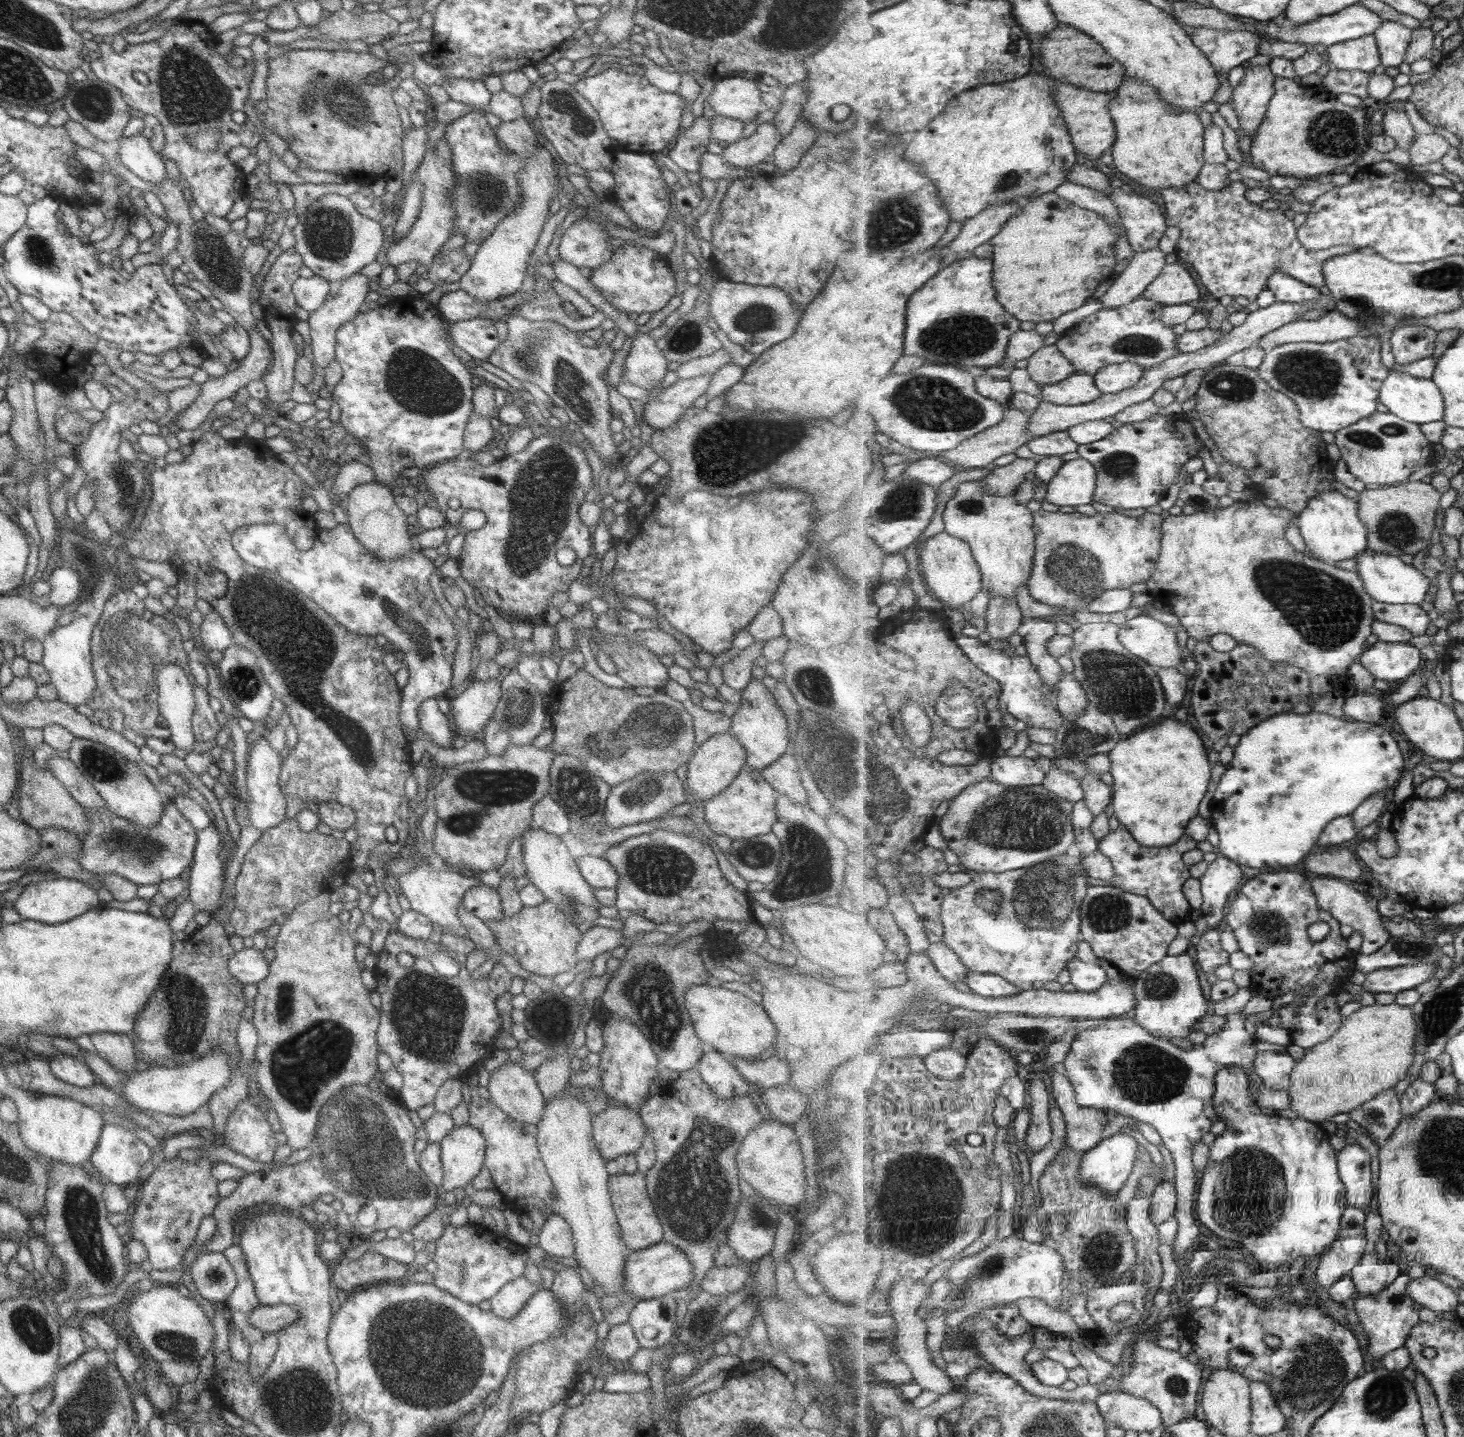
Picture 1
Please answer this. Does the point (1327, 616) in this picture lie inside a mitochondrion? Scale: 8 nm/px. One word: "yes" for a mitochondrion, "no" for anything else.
yes

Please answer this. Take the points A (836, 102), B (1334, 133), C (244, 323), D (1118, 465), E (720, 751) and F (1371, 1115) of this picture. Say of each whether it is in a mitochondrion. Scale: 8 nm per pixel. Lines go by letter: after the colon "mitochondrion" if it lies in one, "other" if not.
A: other
B: mitochondrion
C: other
D: mitochondrion
E: other
F: mitochondrion

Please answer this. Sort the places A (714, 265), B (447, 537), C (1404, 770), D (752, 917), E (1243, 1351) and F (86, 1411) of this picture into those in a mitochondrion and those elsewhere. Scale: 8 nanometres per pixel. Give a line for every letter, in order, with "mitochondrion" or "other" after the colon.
A: other
B: other
C: other
D: other
E: other
F: mitochondrion

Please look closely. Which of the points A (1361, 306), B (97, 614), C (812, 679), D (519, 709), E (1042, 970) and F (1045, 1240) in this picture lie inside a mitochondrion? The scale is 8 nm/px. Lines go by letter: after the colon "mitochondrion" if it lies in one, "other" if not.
A: mitochondrion
B: mitochondrion
C: mitochondrion
D: mitochondrion
E: other
F: other

